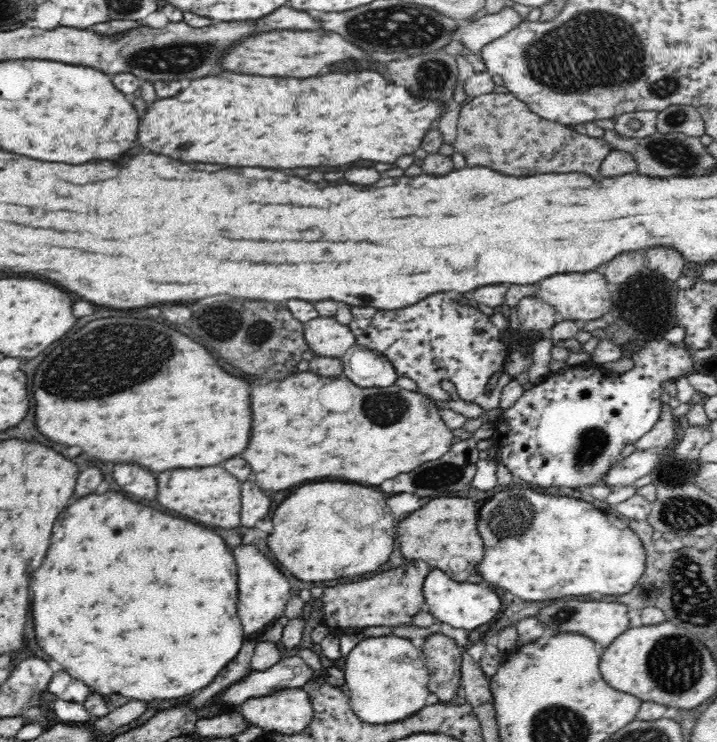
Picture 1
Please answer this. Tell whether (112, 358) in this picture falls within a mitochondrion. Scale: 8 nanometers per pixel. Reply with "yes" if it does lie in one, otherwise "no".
yes

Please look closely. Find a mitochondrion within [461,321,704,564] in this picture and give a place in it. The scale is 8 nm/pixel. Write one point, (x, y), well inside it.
(514, 517)

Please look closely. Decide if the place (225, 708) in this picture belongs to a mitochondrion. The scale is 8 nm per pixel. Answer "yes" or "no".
no

